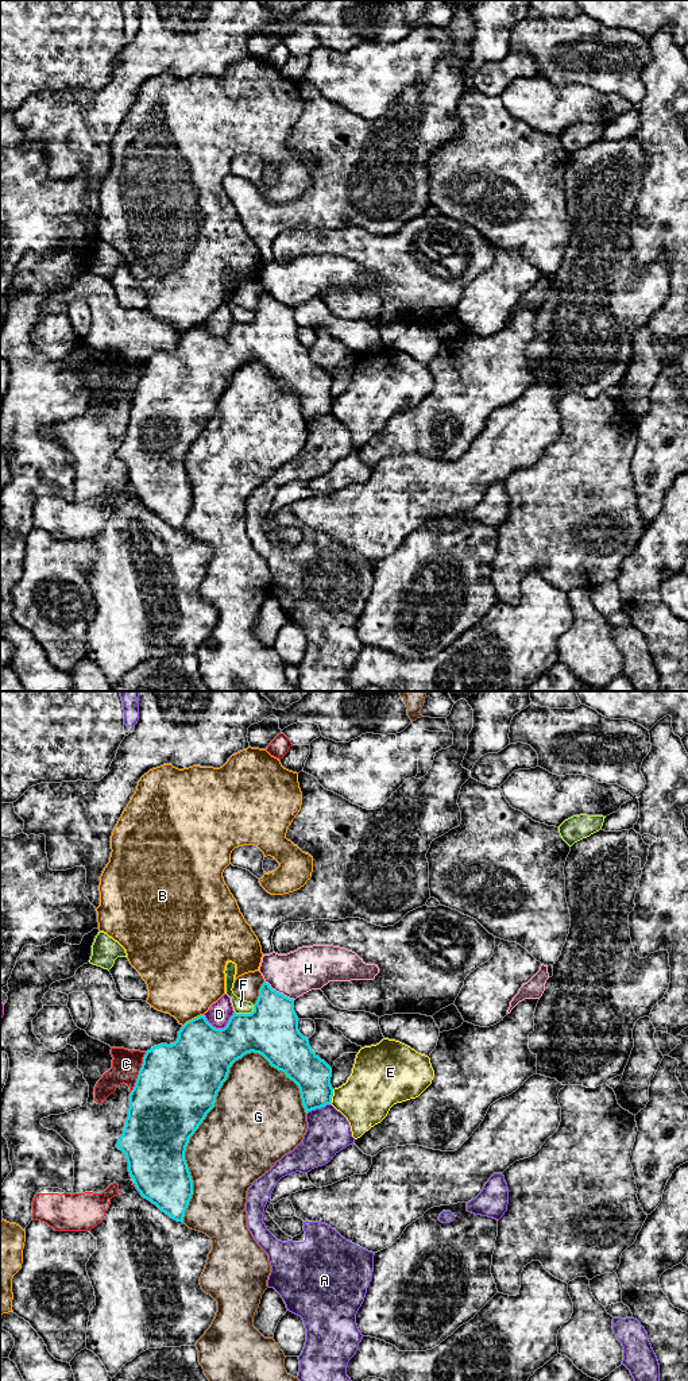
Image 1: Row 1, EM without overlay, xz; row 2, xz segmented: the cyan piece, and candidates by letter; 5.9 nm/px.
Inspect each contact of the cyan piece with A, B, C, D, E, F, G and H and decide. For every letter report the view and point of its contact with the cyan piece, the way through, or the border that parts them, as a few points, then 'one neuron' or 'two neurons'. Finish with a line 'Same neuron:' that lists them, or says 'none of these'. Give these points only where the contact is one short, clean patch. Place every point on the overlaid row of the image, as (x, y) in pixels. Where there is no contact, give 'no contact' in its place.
A: xz (317, 1107) | two neurons
B: xz (192, 1019) | two neurons
C: xz (139, 1072) | two neurons
D: xz (221, 1029) | two neurons
E: xz (332, 1095) | two neurons
F: xz (246, 1014) | along xz (254, 1005), (250, 1013), (235, 1013) | two neurons
G: xz (196, 1129) | two neurons
H: xz (278, 992) | along xz (265, 980), (277, 991), (294, 999) | two neurons
Same neuron: none of these

